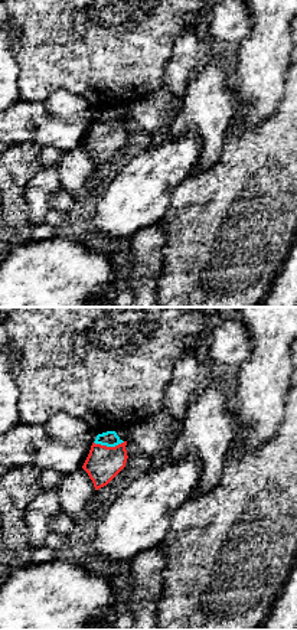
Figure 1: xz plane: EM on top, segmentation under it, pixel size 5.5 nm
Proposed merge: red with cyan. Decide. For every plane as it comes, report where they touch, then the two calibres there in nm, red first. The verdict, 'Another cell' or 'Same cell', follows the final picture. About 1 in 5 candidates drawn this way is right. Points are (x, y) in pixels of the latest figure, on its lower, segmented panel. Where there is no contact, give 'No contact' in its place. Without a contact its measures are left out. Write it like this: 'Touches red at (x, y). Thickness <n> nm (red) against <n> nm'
Touches red at (108, 447). Thickness 190 nm (red) against 90 nm

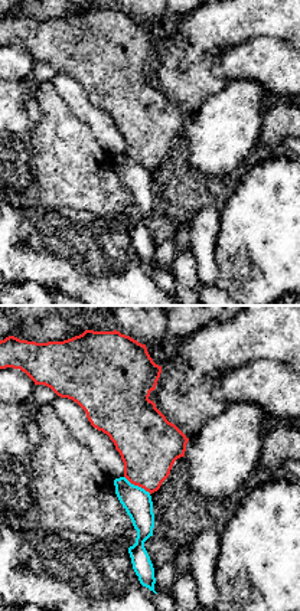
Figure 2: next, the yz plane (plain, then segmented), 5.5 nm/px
Touches red at (137, 484). Thickness 340 nm (red) against 160 nm

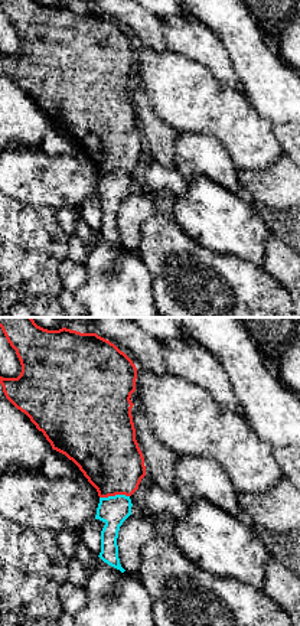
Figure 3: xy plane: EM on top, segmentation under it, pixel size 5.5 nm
Touches red at (114, 495). Thickness 360 nm (red) against 160 nm

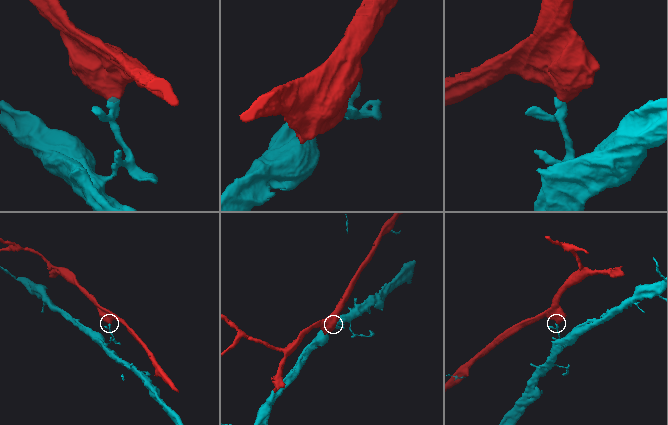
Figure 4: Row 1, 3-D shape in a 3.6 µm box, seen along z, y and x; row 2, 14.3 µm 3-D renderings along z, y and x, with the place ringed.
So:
Another cell

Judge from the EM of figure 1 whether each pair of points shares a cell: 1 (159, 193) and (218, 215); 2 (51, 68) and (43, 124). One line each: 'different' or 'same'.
1: different
2: different

